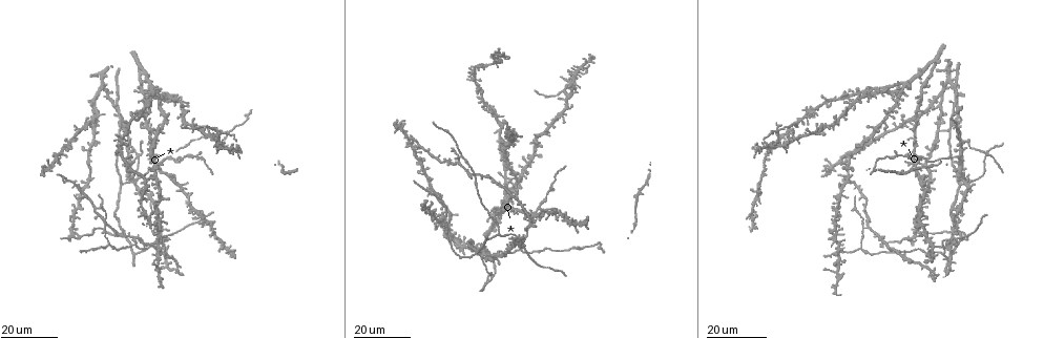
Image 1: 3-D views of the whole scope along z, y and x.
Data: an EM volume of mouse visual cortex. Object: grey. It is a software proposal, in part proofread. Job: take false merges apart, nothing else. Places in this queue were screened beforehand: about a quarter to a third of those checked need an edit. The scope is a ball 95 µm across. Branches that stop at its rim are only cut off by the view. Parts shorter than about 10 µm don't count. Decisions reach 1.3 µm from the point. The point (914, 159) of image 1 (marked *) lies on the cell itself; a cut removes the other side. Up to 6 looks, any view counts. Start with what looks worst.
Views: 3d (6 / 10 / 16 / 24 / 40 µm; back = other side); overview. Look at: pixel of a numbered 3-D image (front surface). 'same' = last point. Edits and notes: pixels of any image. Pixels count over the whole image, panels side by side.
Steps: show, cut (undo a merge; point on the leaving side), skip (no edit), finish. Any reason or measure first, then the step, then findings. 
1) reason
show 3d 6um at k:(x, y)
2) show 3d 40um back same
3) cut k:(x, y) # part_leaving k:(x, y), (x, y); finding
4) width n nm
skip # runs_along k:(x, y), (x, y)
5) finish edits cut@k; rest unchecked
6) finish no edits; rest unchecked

three-way junction
show 3d 24um at 1:(105, 223)

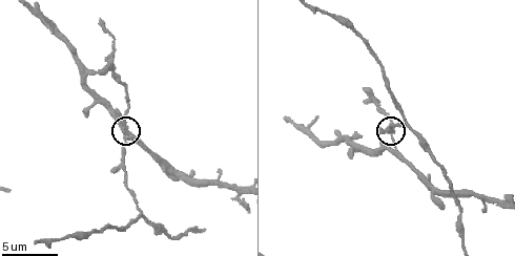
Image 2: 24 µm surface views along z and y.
show 3d 6um at 2:(125, 140)

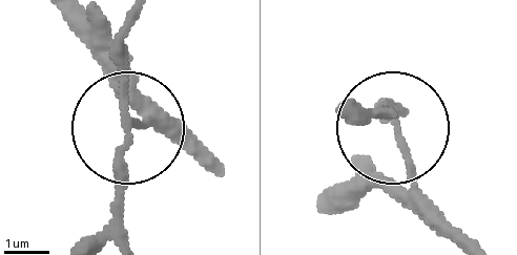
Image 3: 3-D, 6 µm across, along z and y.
width 130 nm
cut 3:(138, 102) # part_leaving 3:(129, 122), (164, 126), (198, 156); two cells meet here

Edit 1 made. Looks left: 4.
show overview

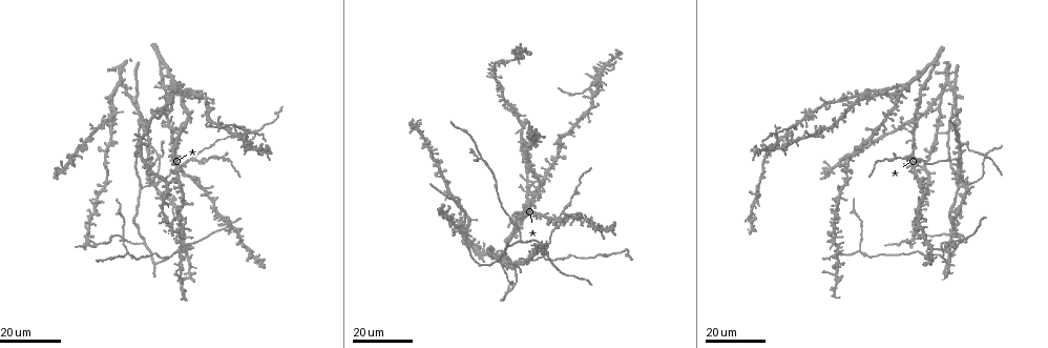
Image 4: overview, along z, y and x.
looks like a crossing
show 3d 16um at 4:(503, 265)

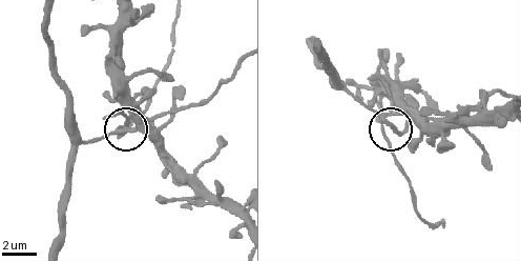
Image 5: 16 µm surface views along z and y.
show 3d 6um at 5:(117, 131)

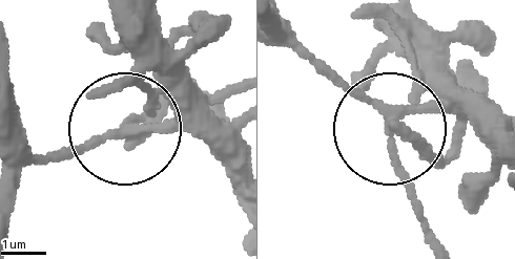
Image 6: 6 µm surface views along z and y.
width 230 nm
skip # one cell here

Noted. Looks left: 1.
finish edits cut@3; rest unchecked

